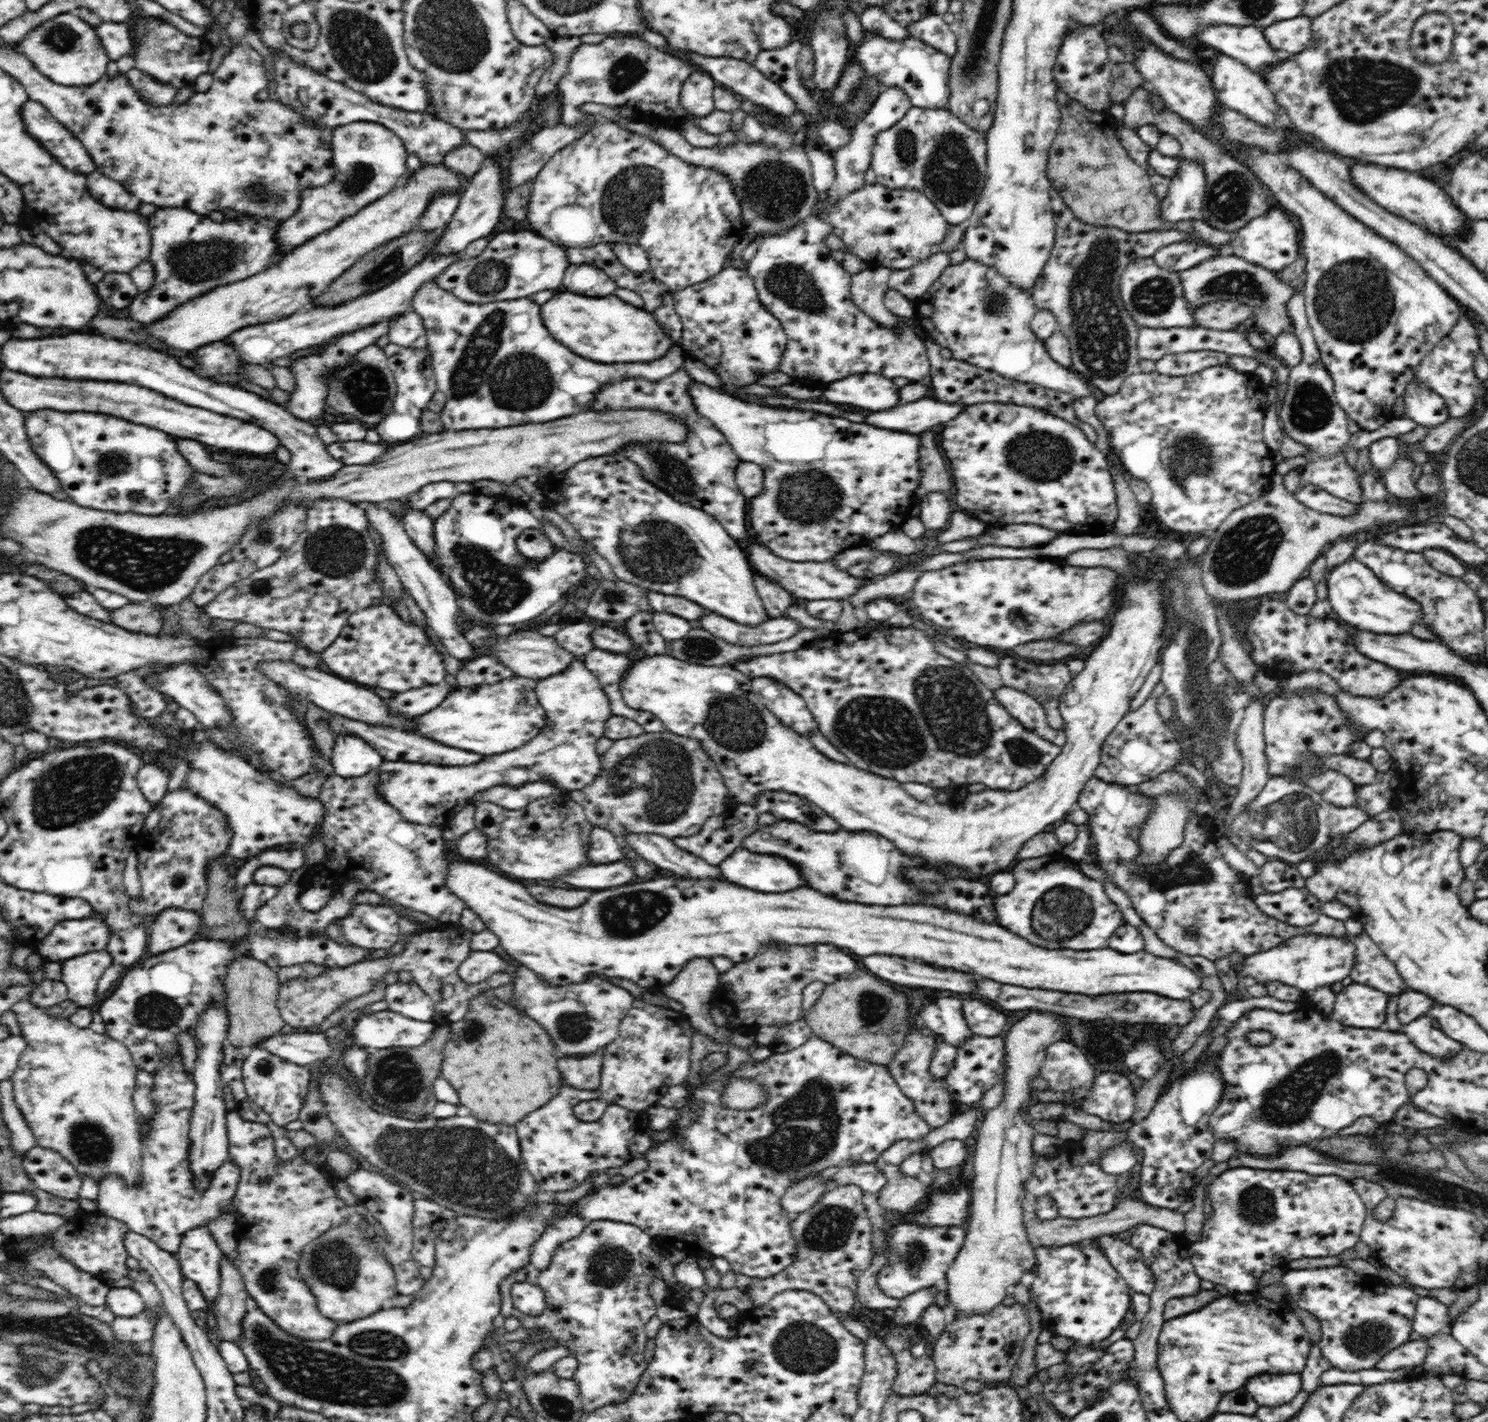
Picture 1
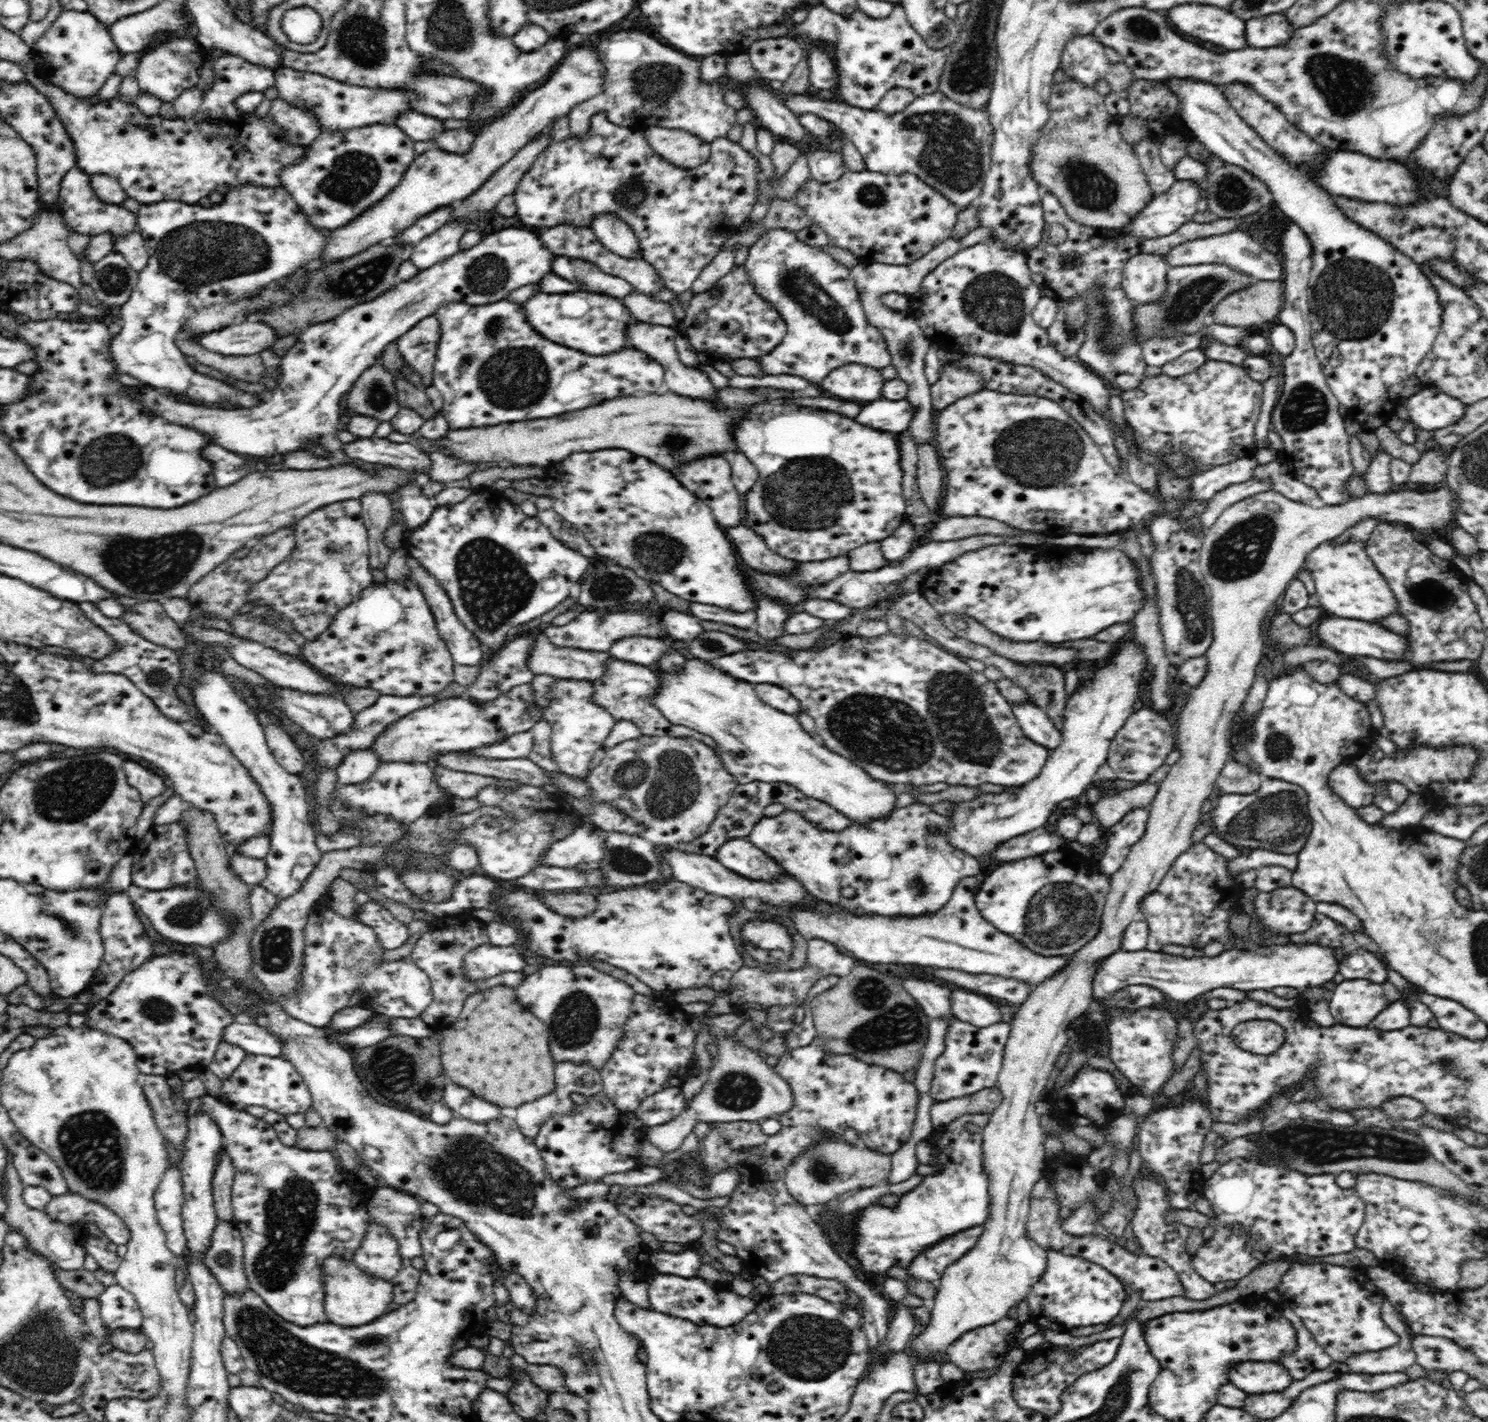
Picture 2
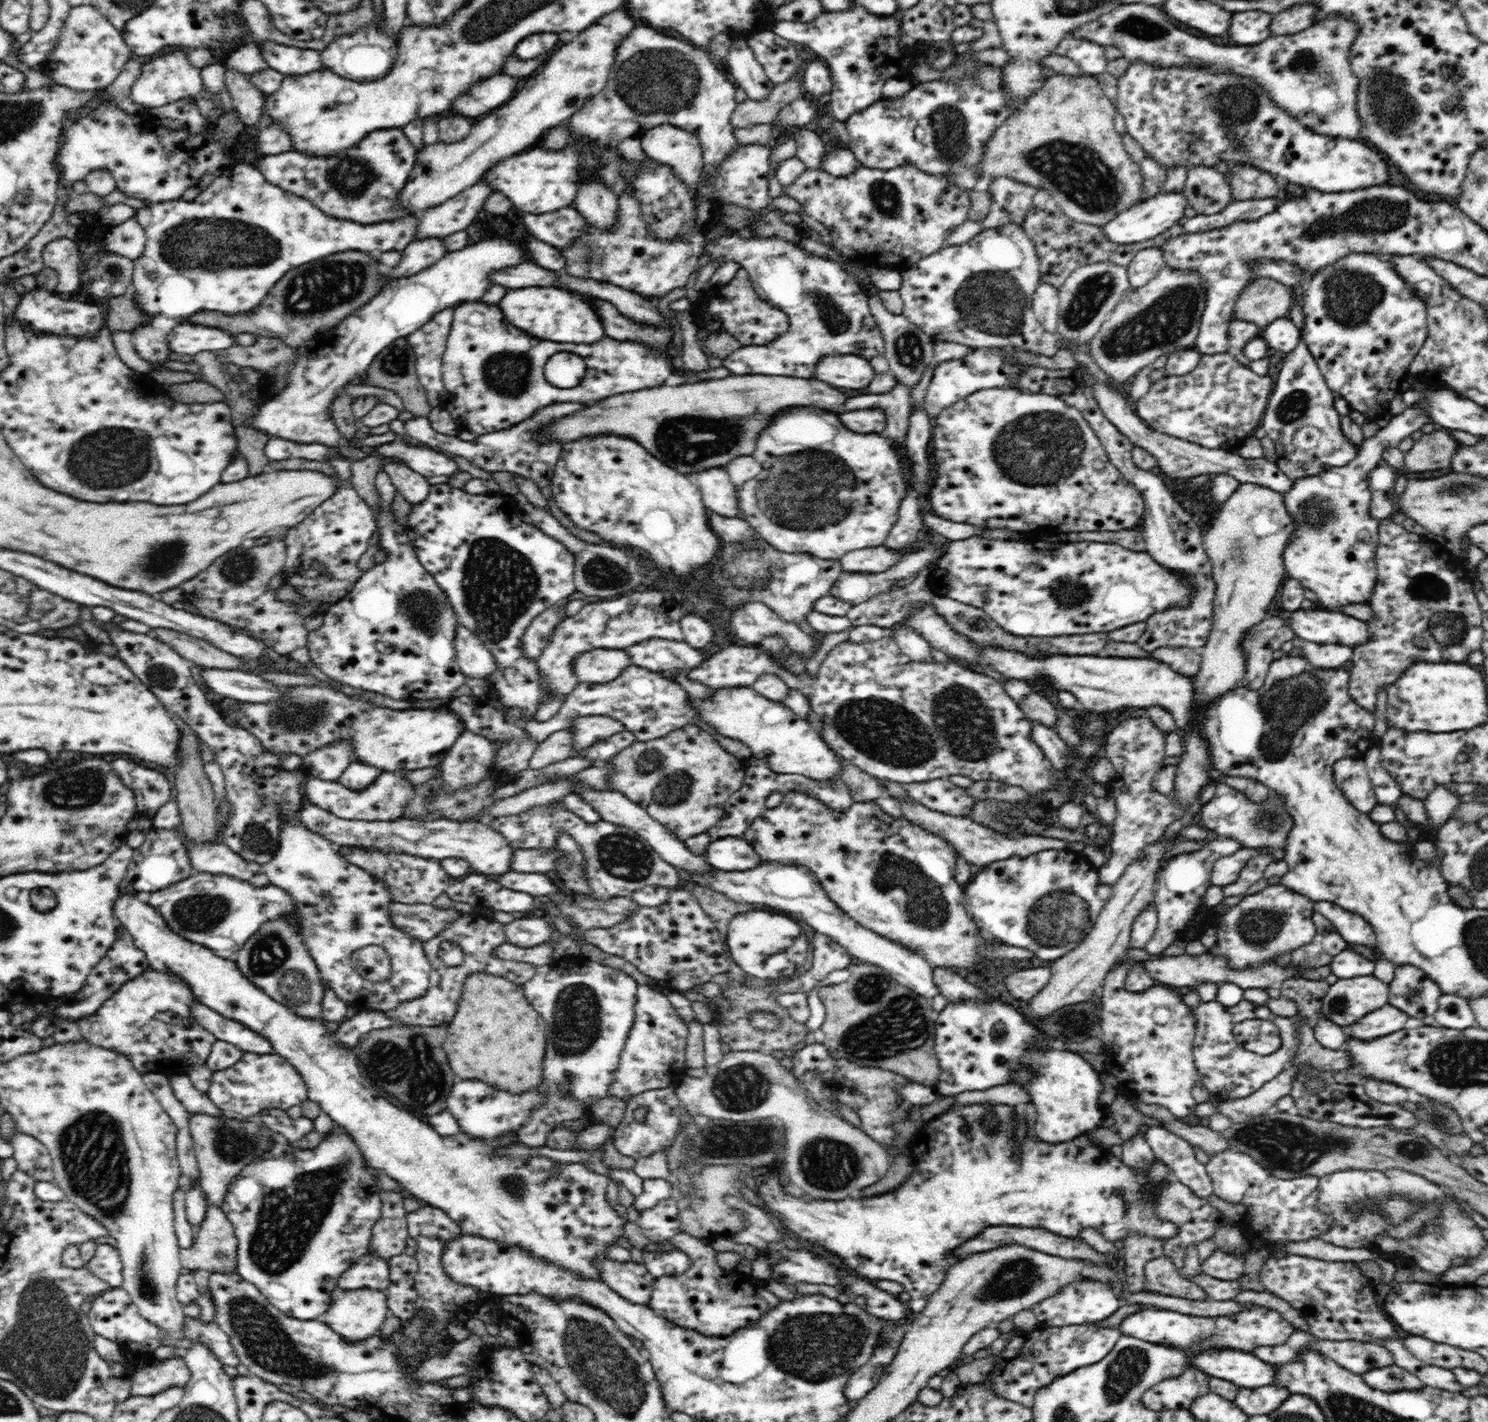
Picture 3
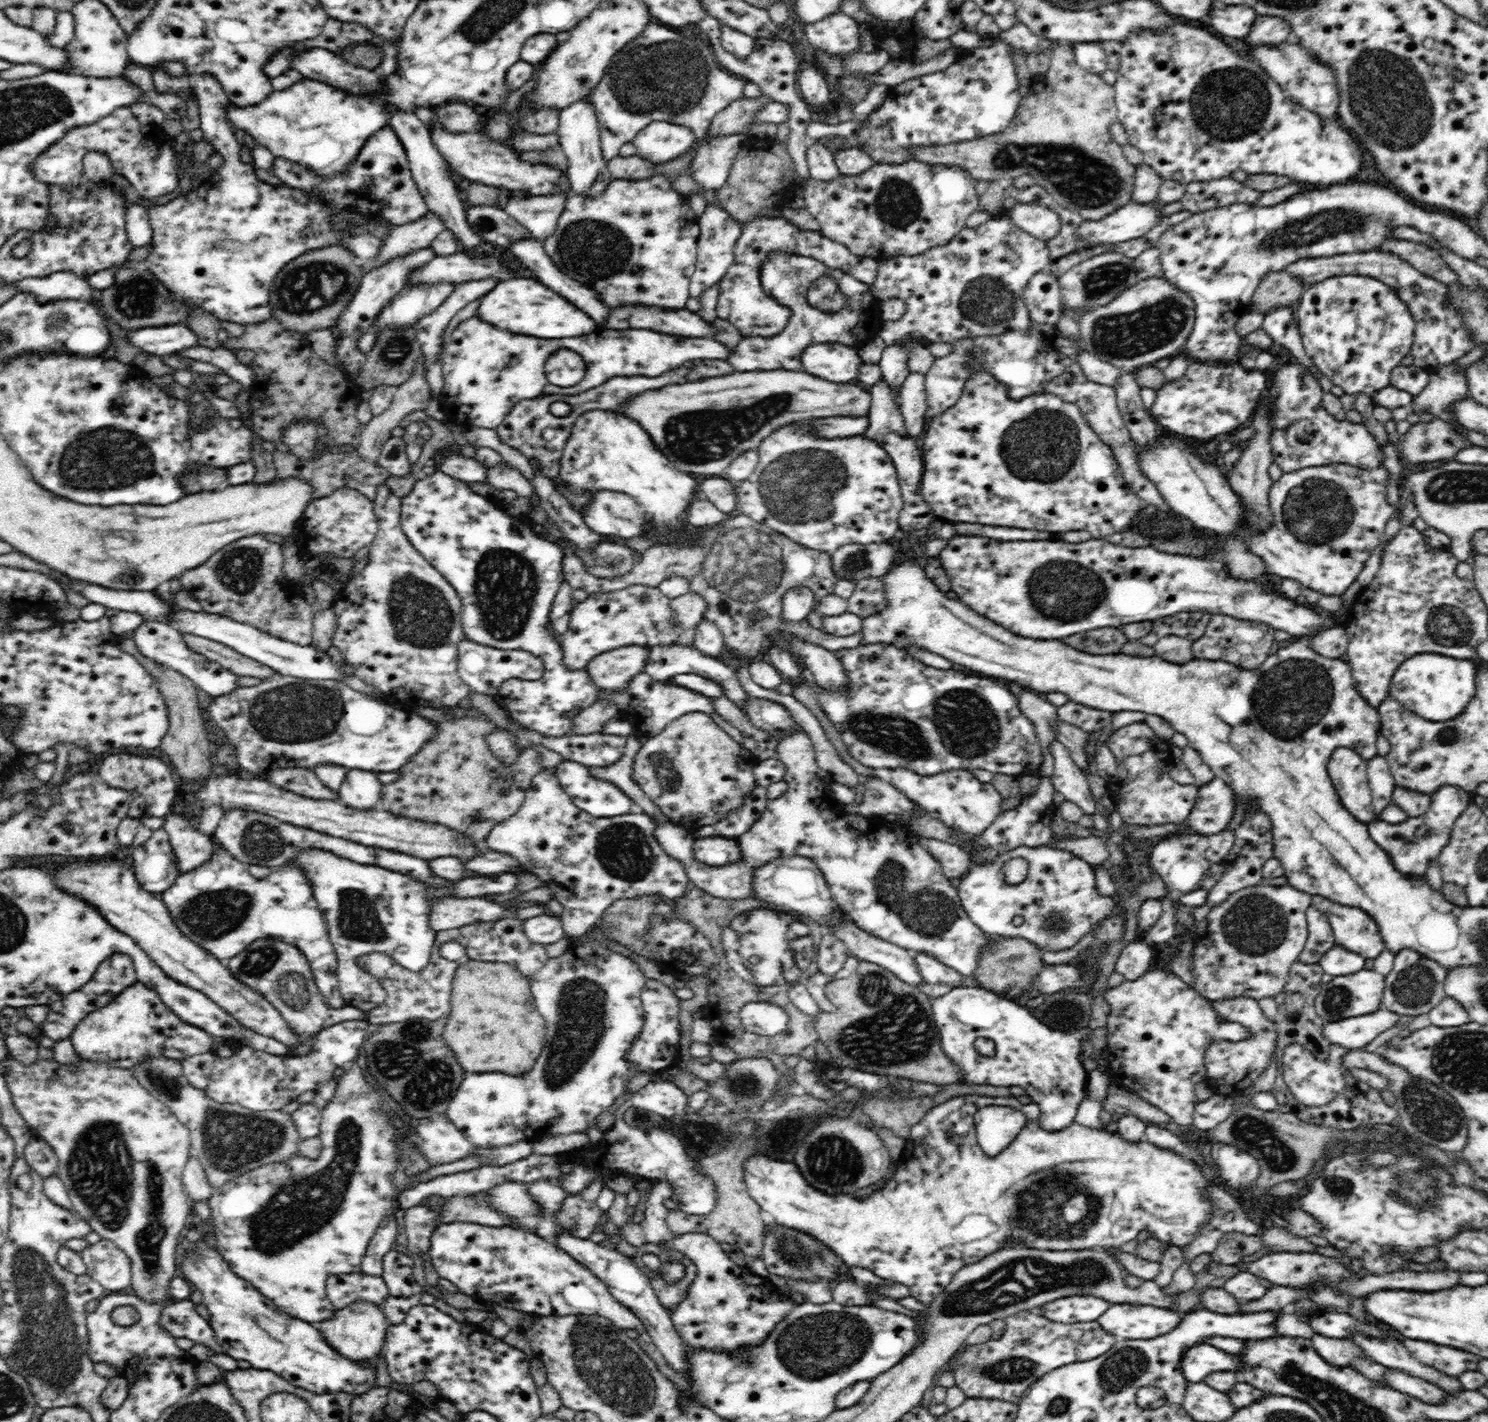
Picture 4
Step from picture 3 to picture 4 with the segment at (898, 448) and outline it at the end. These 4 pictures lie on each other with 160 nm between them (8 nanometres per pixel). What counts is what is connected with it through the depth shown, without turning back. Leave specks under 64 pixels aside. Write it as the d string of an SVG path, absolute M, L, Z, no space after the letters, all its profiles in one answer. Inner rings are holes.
M890 345L884 349L882 353L881 361L879 362L884 383L892 389L892 393L899 394L902 383L906 380L906 377L911 373L906 367L906 354L908 349L906 345L900 347L900 345Z

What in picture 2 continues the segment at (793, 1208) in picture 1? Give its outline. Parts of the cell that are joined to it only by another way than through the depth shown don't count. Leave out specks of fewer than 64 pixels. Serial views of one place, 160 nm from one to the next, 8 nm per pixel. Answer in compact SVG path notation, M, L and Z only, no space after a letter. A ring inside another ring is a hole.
M828 1139L804 1151L787 1168L786 1191L803 1207L817 1208L860 1188L882 1184L890 1175L892 1157L872 1151L868 1147L852 1147L842 1140Z

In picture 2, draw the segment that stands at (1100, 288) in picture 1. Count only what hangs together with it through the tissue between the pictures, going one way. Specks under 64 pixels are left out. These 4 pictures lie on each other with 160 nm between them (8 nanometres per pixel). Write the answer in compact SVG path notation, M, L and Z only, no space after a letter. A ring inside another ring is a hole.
M1044 191L1041 203L1044 208L1046 230L1041 243L1027 254L1032 282L1040 289L1041 297L1056 301L1058 308L1080 297L1084 299L1084 311L1088 313L1088 318L1082 326L1085 332L1084 342L1078 348L1074 359L1084 364L1105 383L1110 383L1123 391L1136 388L1144 377L1147 364L1142 357L1134 318L1138 304L1128 299L1121 285L1124 264L1129 258L1140 253L1164 256L1179 244L1232 232L1243 218L1216 220L1209 224L1190 221L1168 236L1138 238L1122 229L1097 229L1081 225L1068 216L1056 195L1050 192ZM1052 224L1061 224L1066 229L1067 238L1064 242L1052 243L1049 235Z

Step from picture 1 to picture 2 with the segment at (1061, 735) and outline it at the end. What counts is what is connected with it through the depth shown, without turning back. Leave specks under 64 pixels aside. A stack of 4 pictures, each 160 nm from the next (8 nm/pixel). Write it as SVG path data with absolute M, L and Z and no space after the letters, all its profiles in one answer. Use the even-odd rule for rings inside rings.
M1031 701L1010 703L1010 706L1026 737L1050 750L1060 746L1061 729L1055 726L1045 710Z

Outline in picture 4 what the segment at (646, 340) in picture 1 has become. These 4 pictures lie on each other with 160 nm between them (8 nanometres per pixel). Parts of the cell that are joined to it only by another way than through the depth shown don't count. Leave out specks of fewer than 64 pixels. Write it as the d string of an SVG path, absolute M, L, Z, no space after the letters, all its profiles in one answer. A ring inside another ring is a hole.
M512 278L508 282L500 282L492 292L481 298L477 315L496 328L536 338L576 338L590 334L596 328L596 321L578 310L574 304L564 300L548 286L528 278Z

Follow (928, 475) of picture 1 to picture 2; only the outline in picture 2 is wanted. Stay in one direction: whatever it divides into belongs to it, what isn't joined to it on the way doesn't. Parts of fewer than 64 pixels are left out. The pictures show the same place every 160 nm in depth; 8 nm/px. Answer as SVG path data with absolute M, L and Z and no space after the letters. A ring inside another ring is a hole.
M947 238L943 243L937 244L928 254L907 265L887 265L882 263L872 263L871 265L858 264L851 268L850 274L858 298L862 303L862 309L867 319L884 336L891 354L893 367L898 371L899 378L907 382L909 391L907 401L914 406L916 414L912 418L912 424L907 433L917 446L929 446L934 444L936 426L932 418L933 404L931 399L931 384L928 382L924 372L924 360L928 348L932 344L924 334L924 328L920 326L918 320L910 318L908 312L893 311L882 302L882 295L888 293L898 293L901 295L912 295L921 290L922 282L927 274L930 274L934 267L937 267L947 258L954 256L959 250L960 241L958 239Z

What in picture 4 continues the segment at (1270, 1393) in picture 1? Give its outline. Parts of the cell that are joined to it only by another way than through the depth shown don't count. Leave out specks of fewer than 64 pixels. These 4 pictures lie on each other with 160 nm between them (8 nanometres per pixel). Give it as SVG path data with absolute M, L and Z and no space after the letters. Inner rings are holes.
M1204 1343L1193 1346L1186 1352L1182 1371L1188 1383L1198 1383L1214 1372L1232 1372L1240 1374L1244 1368L1243 1360L1238 1354L1224 1352L1216 1346Z

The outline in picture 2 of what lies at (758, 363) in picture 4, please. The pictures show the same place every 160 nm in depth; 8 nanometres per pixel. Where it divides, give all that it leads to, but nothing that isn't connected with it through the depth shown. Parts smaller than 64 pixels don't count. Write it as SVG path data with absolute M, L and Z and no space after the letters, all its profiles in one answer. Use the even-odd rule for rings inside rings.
M784 229L769 230L764 236L761 236L758 239L756 244L749 247L749 255L742 269L747 271L749 281L754 285L756 292L766 302L768 302L769 305L772 305L777 313L780 313L780 316L786 323L787 333L782 339L782 342L776 346L775 350L770 354L760 357L758 360L766 375L792 374L792 376L806 378L806 380L812 382L812 384L820 384L820 382L822 382L822 380L824 380L832 370L836 370L837 368L847 364L861 364L878 369L879 371L883 368L888 368L890 365L893 366L891 354L889 353L887 342L885 341L885 336L874 325L872 325L864 314L864 309L862 309L862 303L860 303L860 299L858 298L858 291L856 291L856 285L854 285L854 280L852 280L850 271L818 247L808 245L804 241L799 241L795 232L790 232Z

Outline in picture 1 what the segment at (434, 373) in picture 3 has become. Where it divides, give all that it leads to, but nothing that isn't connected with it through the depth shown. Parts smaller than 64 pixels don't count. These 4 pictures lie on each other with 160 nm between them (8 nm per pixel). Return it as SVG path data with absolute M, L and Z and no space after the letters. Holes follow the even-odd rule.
M408 310L390 321L386 330L389 342L404 347L427 348L426 327L422 317L413 310Z

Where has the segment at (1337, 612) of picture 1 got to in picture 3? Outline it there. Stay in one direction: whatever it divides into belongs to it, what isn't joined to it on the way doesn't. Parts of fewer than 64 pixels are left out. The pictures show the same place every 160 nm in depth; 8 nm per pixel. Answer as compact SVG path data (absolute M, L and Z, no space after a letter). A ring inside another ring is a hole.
M1418 407L1407 408L1402 414L1392 417L1381 430L1370 438L1367 438L1356 458L1348 465L1328 469L1316 478L1304 478L1294 481L1294 486L1288 494L1284 494L1284 502L1288 512L1294 517L1297 524L1295 539L1288 545L1284 552L1287 578L1296 579L1316 593L1316 604L1324 609L1340 610L1348 605L1368 605L1373 592L1376 590L1377 567L1376 567L1376 542L1378 542L1378 521L1368 517L1371 493L1369 490L1370 479L1379 472L1379 465L1383 460L1386 450L1396 448L1405 438L1420 431L1422 426L1431 423L1425 412Z

